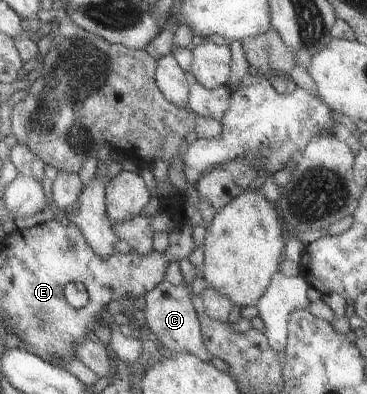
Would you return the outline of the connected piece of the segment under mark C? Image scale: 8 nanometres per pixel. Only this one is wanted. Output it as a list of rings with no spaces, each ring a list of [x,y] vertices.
[[[162,281],[144,296],[146,320],[144,324],[150,328],[152,334],[160,339],[167,350],[187,352],[199,359],[211,362],[212,355],[206,350],[202,335],[201,324],[198,320],[189,290],[183,285],[173,285]]]

